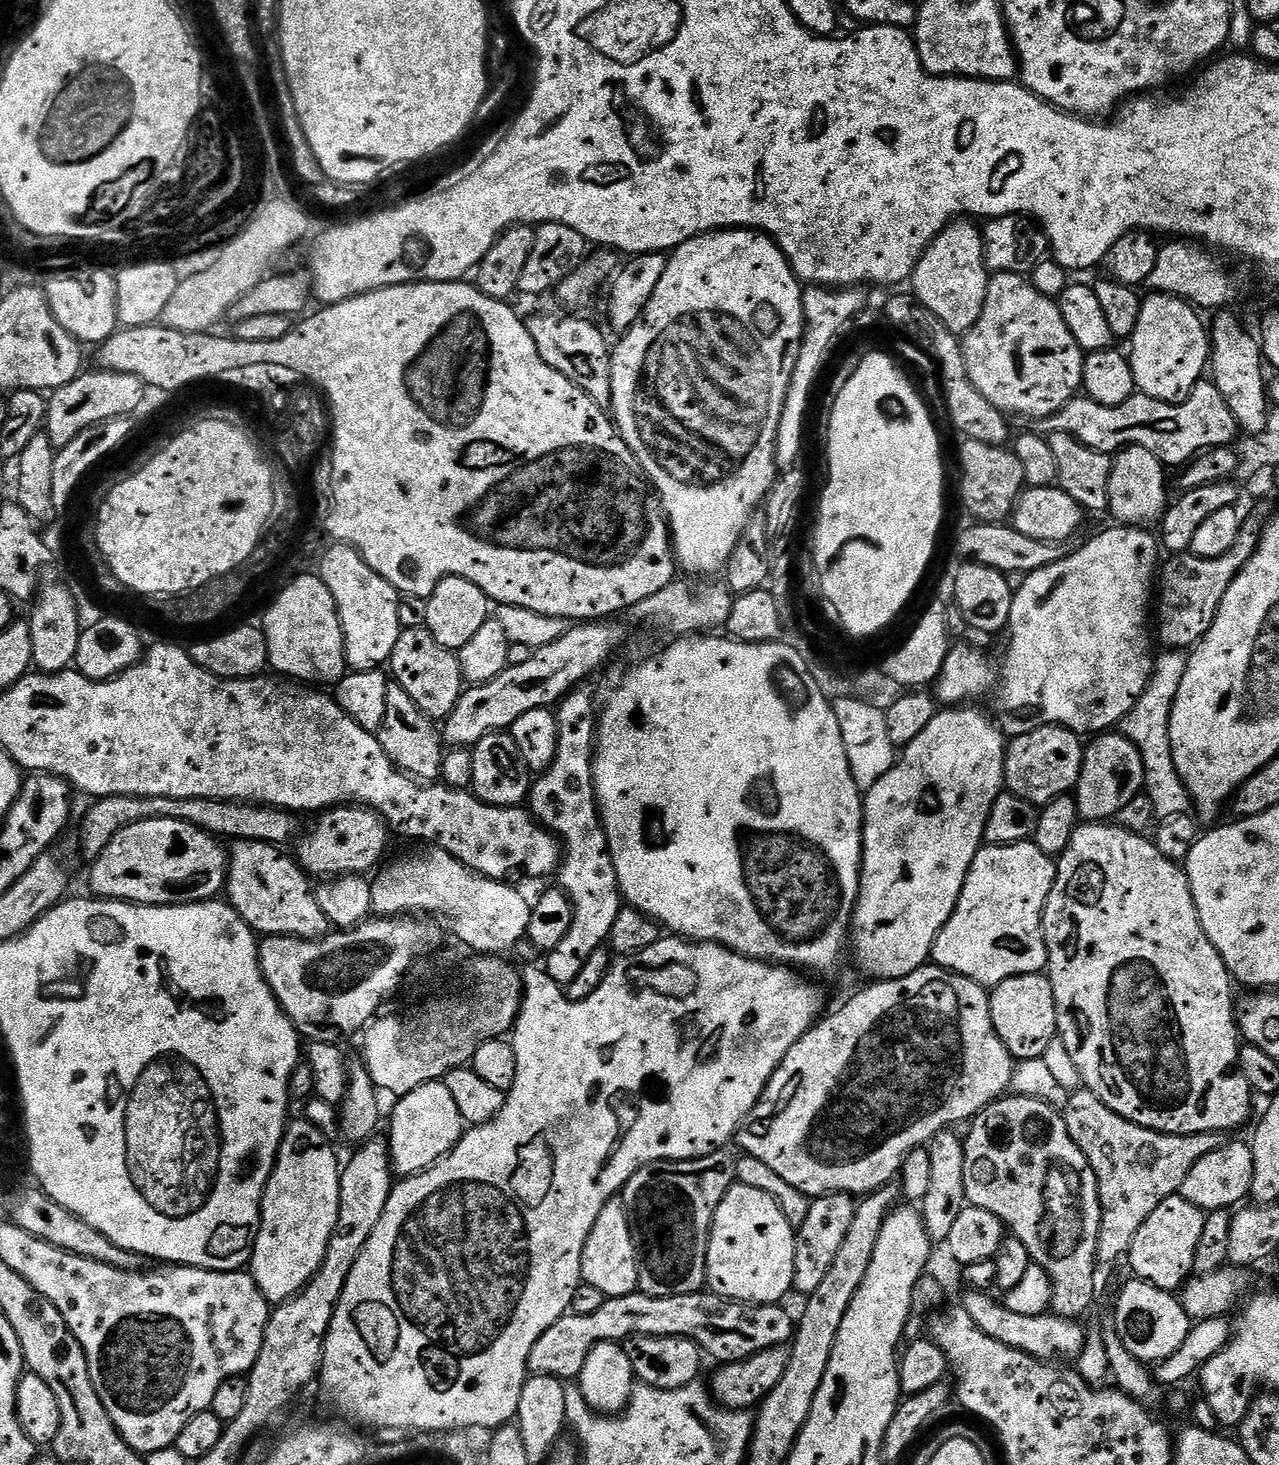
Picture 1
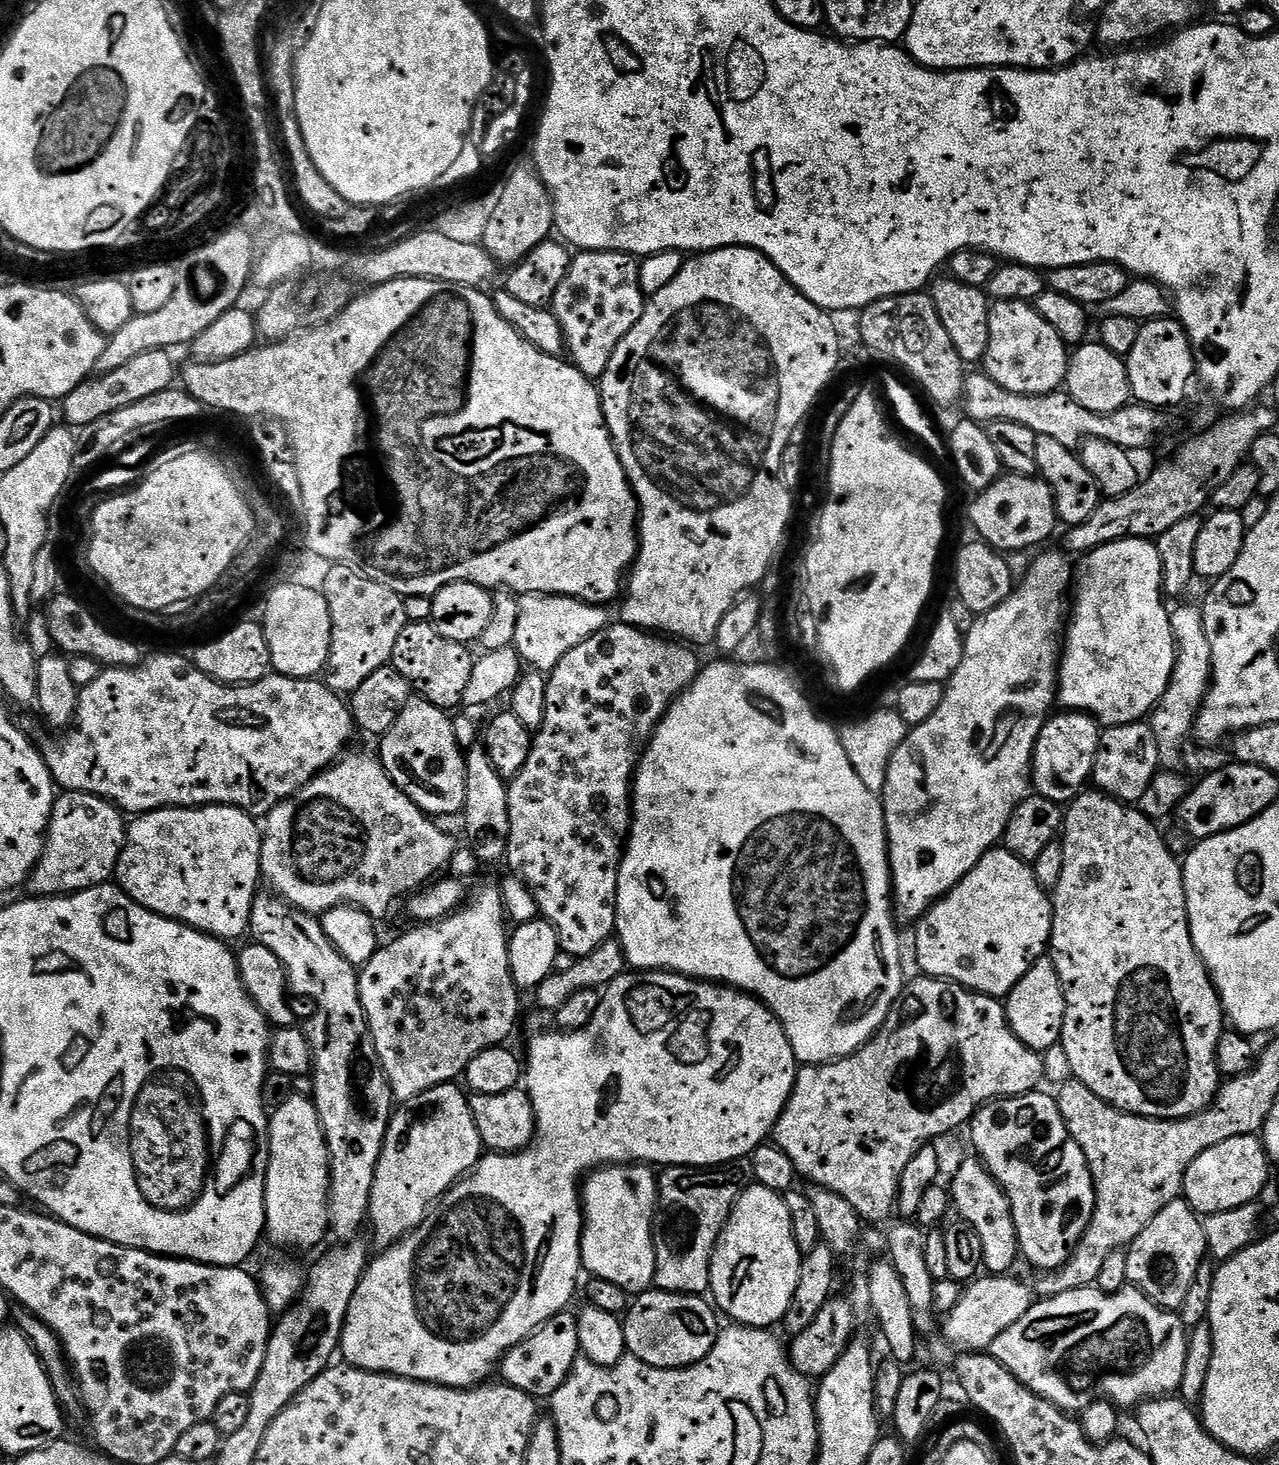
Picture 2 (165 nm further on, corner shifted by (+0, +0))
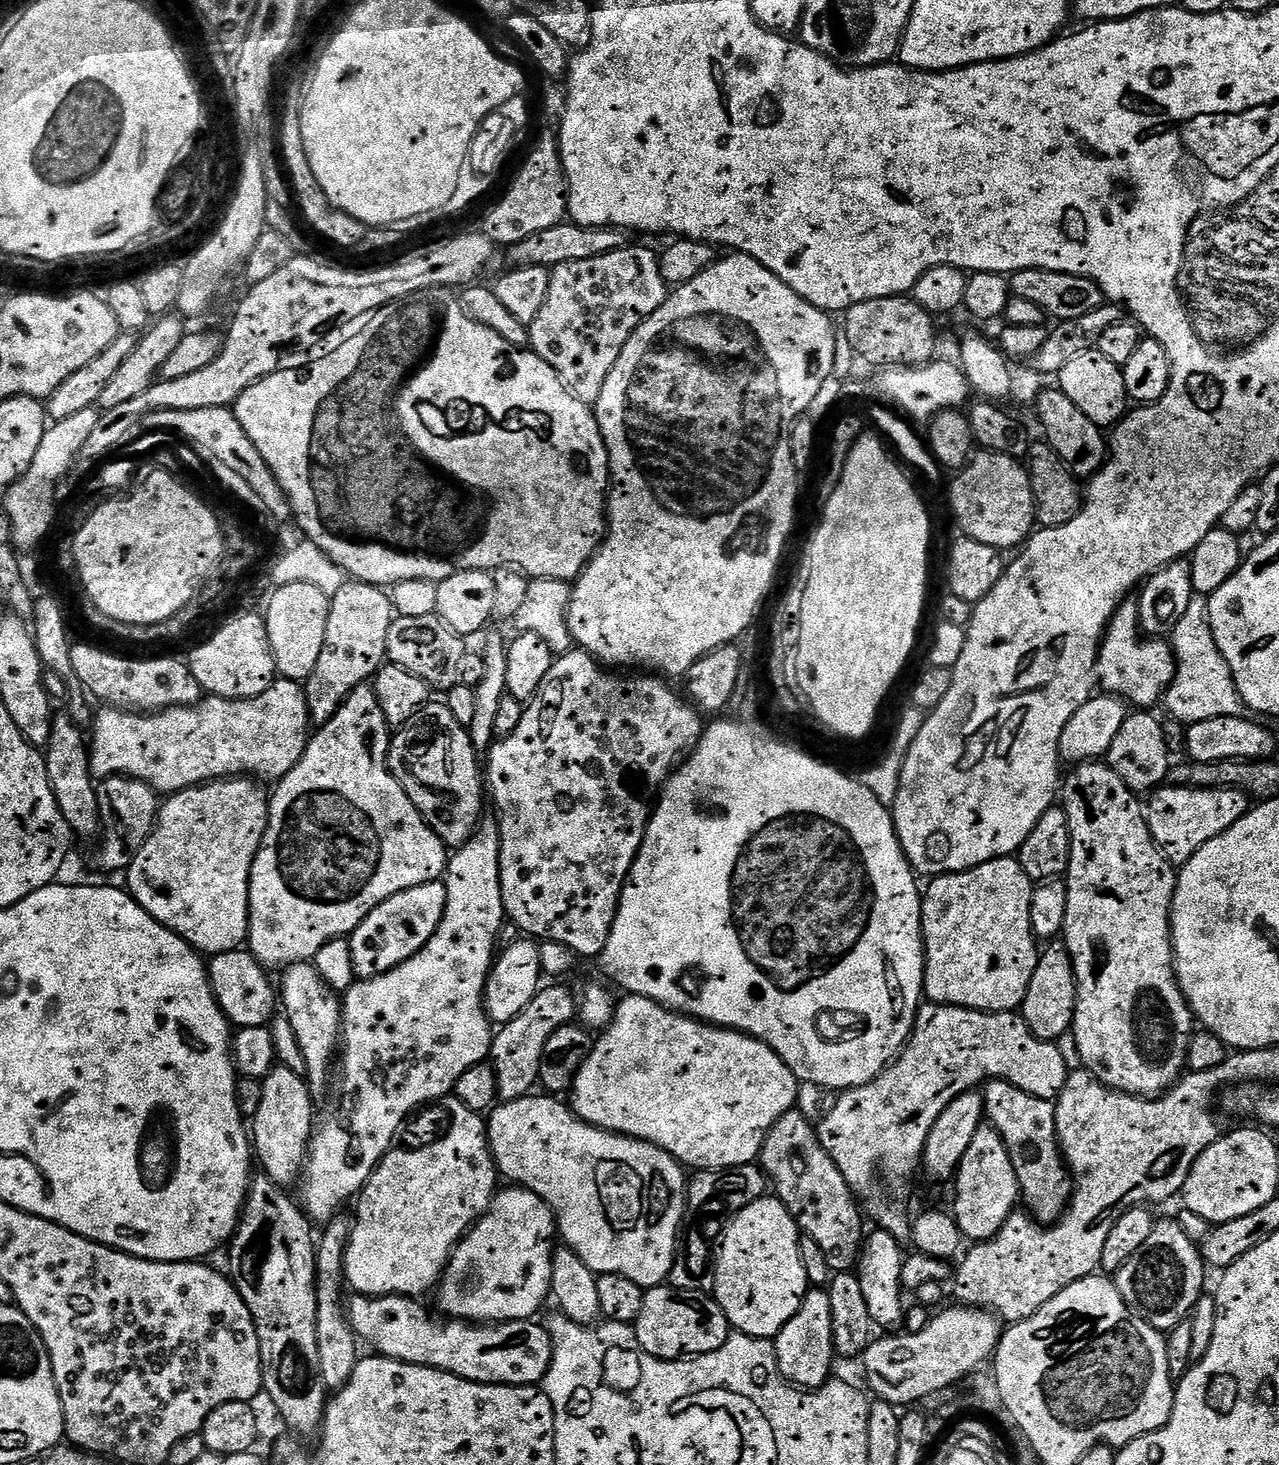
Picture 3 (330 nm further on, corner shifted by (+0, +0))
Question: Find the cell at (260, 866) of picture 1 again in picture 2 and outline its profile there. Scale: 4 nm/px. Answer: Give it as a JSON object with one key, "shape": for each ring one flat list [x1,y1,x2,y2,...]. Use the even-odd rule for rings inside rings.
{"shape":[[264,890,257,895,254,906,250,910,250,922,248,923,250,929,250,936,255,943,266,946,266,950,274,950,274,954,278,958,278,962,282,962,284,973,288,976,288,987,293,993,296,992,300,996,305,996,308,1000,313,1000,320,1009,309,1018,308,1024,303,1025,304,1036,308,1039,308,1046,312,1051,312,1070,310,1079,314,1082,314,1090,311,1094,311,1099,314,1101,320,1121,324,1127,324,1137,328,1143,328,1231,329,1237,333,1236,333,1241,347,1242,355,1239,359,1232,360,1226,364,1226,368,1219,368,1207,370,1206,370,1194,374,1190,374,1174,378,1166,378,1158,382,1154,382,1142,386,1138,386,1130,388,1124,392,1120,394,1111,394,1097,392,1094,392,1087,386,1078,384,1068,380,1064,380,1059,376,1053,374,1042,368,1035,368,1019,364,1013,362,1006,362,998,360,997,360,978,358,975,357,965,346,962,346,958,342,958,342,954,338,954,336,947,330,942,330,938,326,938,326,934,322,930,319,919,313,913,304,912,300,908,294,907,286,900,281,900,279,896,273,894,271,891]]}

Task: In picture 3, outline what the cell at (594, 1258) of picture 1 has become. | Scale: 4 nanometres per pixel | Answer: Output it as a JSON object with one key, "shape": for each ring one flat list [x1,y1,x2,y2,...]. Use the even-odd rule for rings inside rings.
{"shape":[[529,1094,523,1096,522,1098,518,1098,517,1100,506,1100,500,1103,497,1103,496,1107,492,1109,491,1112,487,1113,486,1116,486,1127,488,1130,488,1145,490,1146,490,1150,492,1151,492,1160,496,1163,496,1171,499,1173,501,1177,504,1176,508,1179,508,1182,511,1182,513,1185,526,1188,529,1192,533,1192,534,1194,538,1194,538,1198,542,1198,544,1201,548,1203,549,1208,552,1209,553,1214,556,1216,556,1227,558,1229,558,1236,561,1241,567,1247,572,1248,574,1250,574,1254,578,1254,578,1258,582,1258,582,1262,586,1262,586,1266,590,1266,590,1270,594,1273,605,1272,606,1274,622,1274,622,1278,630,1278,630,1282,638,1282,638,1286,642,1286,646,1290,649,1288,659,1288,661,1285,665,1283,672,1275,672,1267,674,1266,674,1262,676,1261,676,1253,678,1251,678,1241,680,1239,680,1233,682,1231,682,1225,684,1223,685,1215,688,1211,688,1186,690,1183,689,1177,686,1175,686,1169,680,1161,674,1159,670,1153,666,1150,662,1150,658,1146,654,1146,653,1144,648,1144,644,1140,635,1140,633,1136,619,1136,617,1132,605,1132,602,1128,596,1128,593,1124,587,1124,584,1120,581,1120,579,1116,576,1115,575,1112,572,1111,571,1107,567,1103,564,1104,563,1099,557,1098,552,1094,539,1094,540,1096,536,1096,537,1094]]}

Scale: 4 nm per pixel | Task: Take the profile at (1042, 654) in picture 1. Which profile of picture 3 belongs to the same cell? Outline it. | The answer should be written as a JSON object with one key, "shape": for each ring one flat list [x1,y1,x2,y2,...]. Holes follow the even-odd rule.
{"shape":[[1135,599,1125,600,1116,611,1116,617,1108,624,1104,643,1100,646,1098,684,1105,693,1123,698,1140,710,1155,709,1155,704,1165,699,1176,673,1176,656,1171,643,1164,638,1152,638,1148,644,1140,644,1140,605]]}

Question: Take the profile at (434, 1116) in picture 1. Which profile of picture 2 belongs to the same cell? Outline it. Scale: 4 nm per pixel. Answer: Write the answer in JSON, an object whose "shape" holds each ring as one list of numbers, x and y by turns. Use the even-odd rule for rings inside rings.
{"shape":[[459,1083,434,1086,412,1100,405,1100,393,1111,392,1120,382,1142,382,1154,374,1174,374,1190,370,1194,367,1223,372,1224,372,1236,377,1249,383,1250,400,1240,407,1232,414,1231,433,1211,434,1205,463,1180,480,1160,482,1145,478,1126,474,1126,474,1114,470,1114,468,1096]]}

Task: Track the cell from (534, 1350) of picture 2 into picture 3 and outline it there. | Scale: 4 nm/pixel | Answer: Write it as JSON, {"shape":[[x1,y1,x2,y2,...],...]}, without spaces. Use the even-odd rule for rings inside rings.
{"shape":[[352,1294,346,1300,349,1325,356,1339,368,1343,375,1355,437,1368,470,1382,536,1386,550,1370,553,1344,543,1323,535,1324,532,1318,503,1322,445,1319,443,1315,431,1316,420,1303,411,1296]]}

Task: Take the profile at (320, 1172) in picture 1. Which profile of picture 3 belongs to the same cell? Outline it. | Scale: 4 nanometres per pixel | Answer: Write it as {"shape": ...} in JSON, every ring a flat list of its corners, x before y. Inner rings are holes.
{"shape":[[277,1066,262,1081,262,1107,258,1114,250,1118,250,1139,255,1159,262,1167,263,1175,269,1176,274,1182,285,1186,295,1185,301,1179,308,1158,308,1145,312,1142,314,1123,312,1124,312,1103,314,1097,308,1081,299,1071,292,1068]]}

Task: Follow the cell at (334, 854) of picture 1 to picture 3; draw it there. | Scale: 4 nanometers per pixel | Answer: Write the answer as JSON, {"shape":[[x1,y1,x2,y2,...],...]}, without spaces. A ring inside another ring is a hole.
{"shape":[[371,683,360,684,349,694,344,705,334,714,334,718,330,718,330,722,319,725,318,731,309,739,298,766,294,766,294,770,290,770,290,774,286,774,283,780,275,785,276,792,274,788,268,801,268,828,264,831,264,841,260,844,258,854,254,858,254,866,250,870,250,890,248,891,246,944,252,957,259,964,263,964,265,969,283,970,292,964,307,964,315,961,318,950,322,950,322,946,326,946,331,940,351,937,357,926,380,903,412,887,439,881,447,873,449,849,442,842,442,838,438,838,438,834,434,834,434,830,424,821,414,802,410,802,406,790,402,790,402,786,388,769,389,743,390,729,386,722,386,714,382,714,382,706,378,706,376,689]]}

